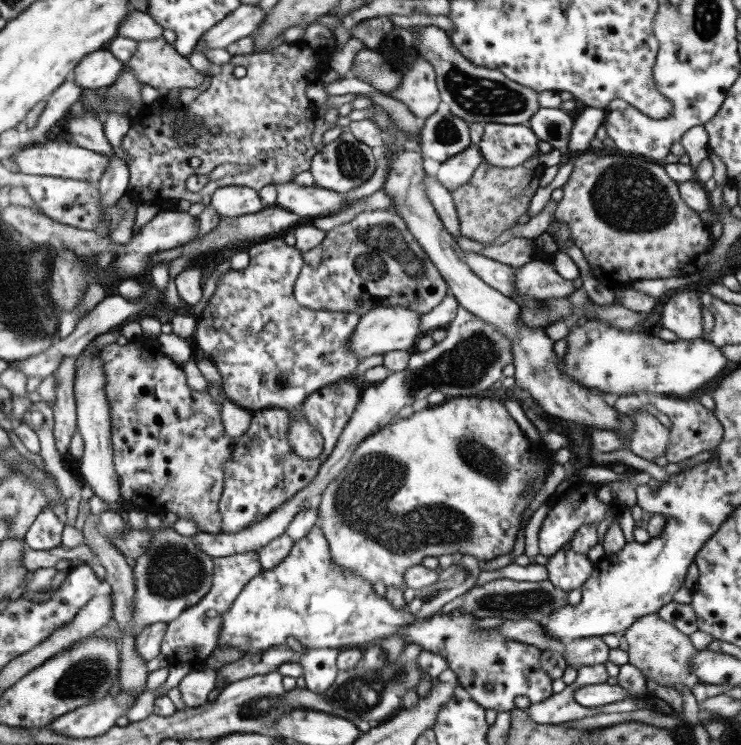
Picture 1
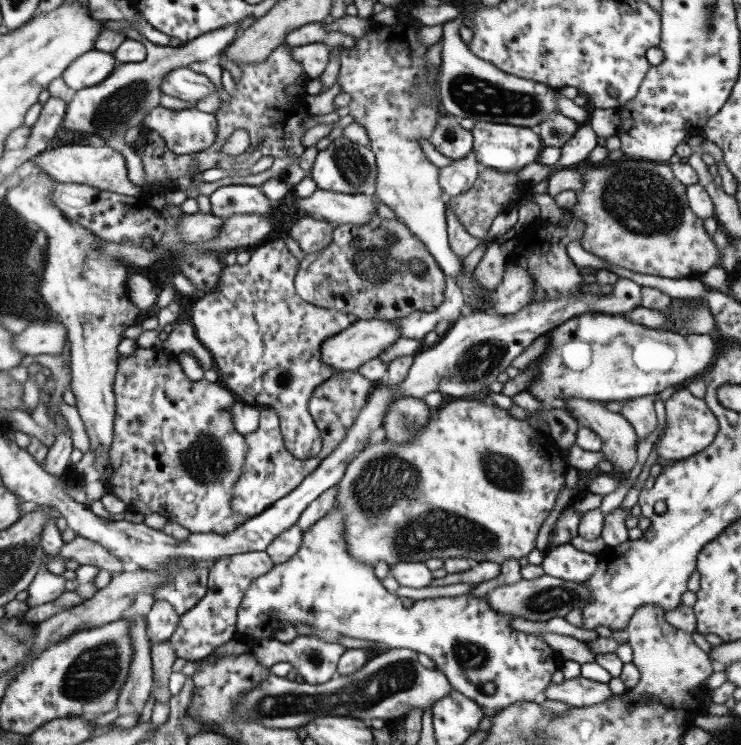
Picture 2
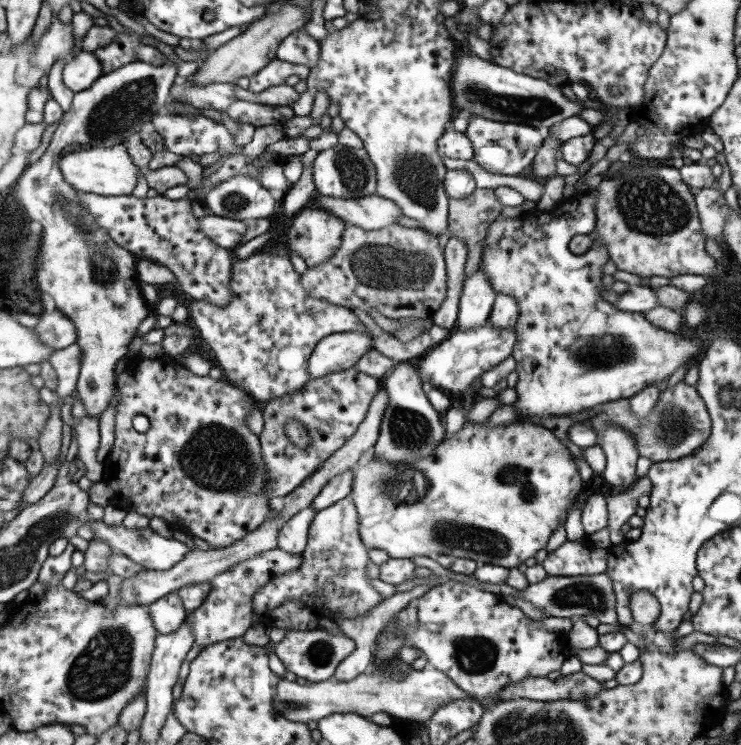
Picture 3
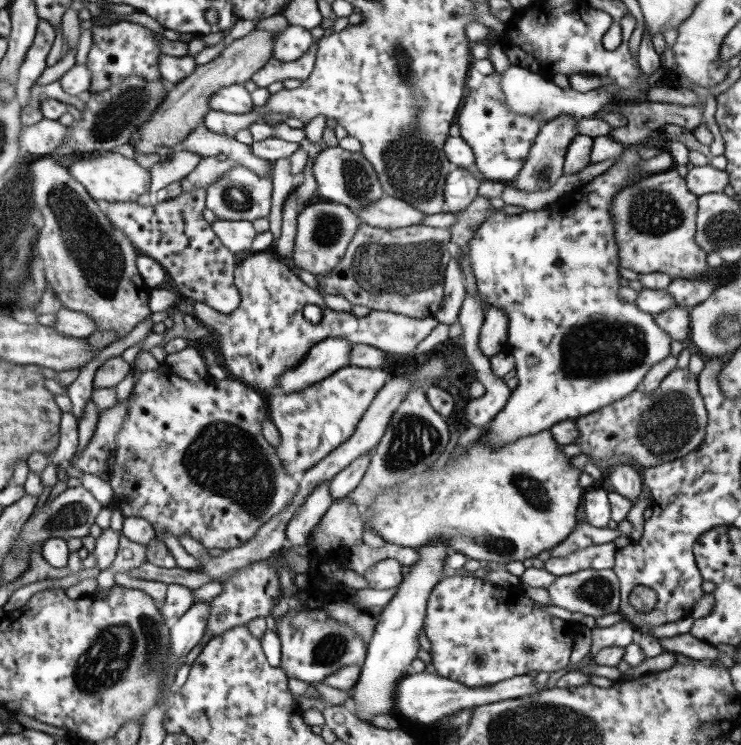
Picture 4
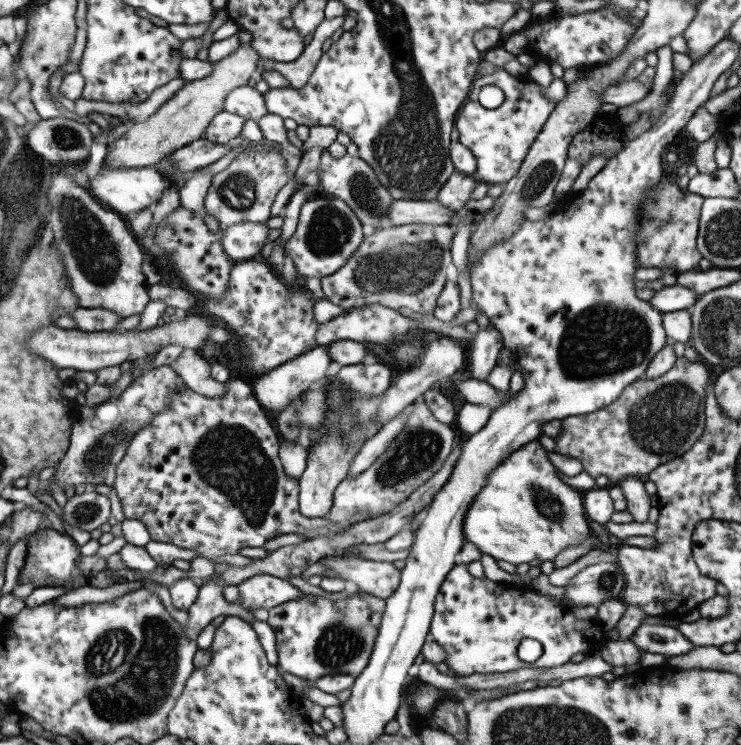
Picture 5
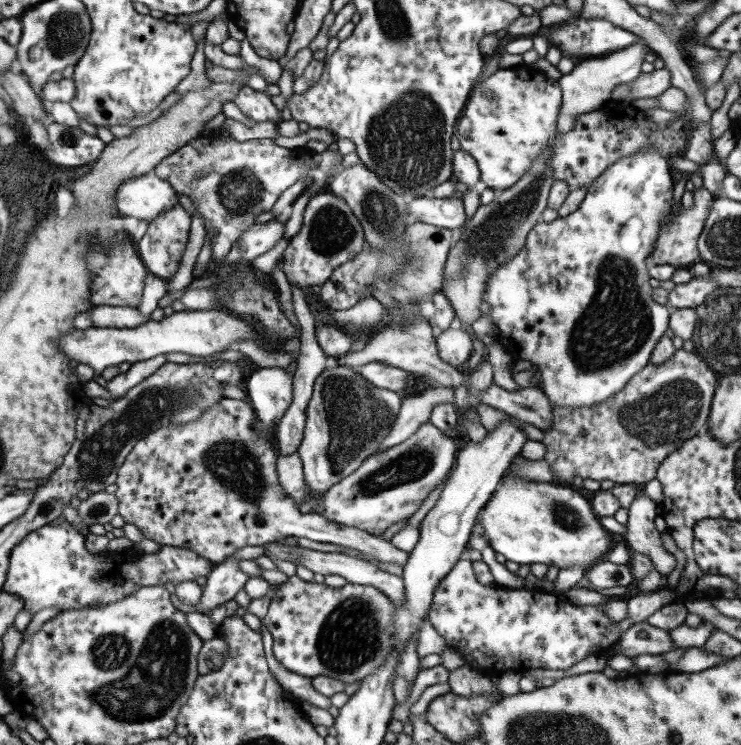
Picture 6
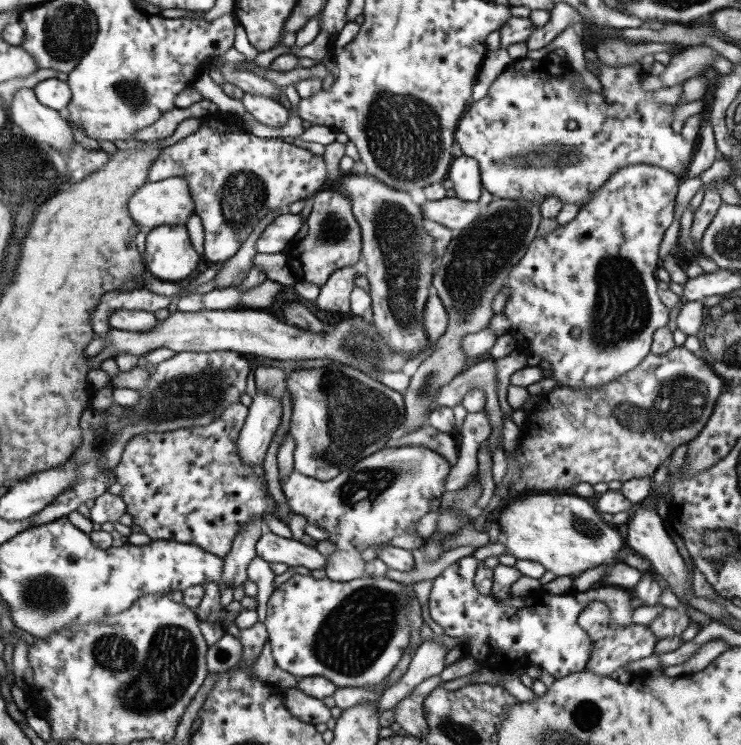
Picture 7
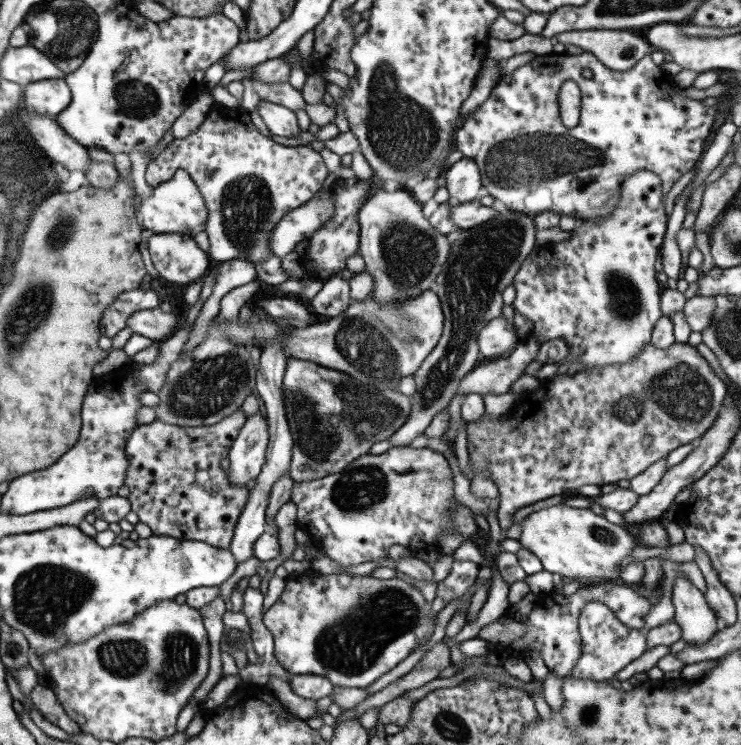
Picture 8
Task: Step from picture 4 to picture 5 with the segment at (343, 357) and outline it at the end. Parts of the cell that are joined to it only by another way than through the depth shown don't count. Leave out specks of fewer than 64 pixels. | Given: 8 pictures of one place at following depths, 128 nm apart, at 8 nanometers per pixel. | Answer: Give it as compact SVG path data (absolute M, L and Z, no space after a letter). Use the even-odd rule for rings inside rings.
M319 346L302 353L294 360L289 360L280 366L274 367L274 370L266 372L265 375L258 375L252 382L258 403L264 410L284 410L301 394L306 393L311 383L314 384L318 380L324 380L328 376L328 366L330 364L332 364L332 357L330 357L328 349L326 349L326 346Z

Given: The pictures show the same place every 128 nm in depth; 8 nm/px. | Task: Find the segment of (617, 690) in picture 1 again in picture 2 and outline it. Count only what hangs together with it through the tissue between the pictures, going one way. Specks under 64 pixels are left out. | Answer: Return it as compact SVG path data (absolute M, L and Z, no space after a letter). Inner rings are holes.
M582 676L566 680L560 684L550 683L544 688L544 695L548 700L561 700L569 706L588 707L600 704L612 695L608 683L594 682Z

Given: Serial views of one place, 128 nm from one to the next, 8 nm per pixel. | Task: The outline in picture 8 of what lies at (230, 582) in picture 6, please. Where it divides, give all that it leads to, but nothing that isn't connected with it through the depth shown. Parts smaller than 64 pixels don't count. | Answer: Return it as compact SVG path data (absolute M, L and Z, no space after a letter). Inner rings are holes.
M278 338L272 344L268 344L261 352L256 373L255 391L260 394L260 398L264 401L264 408L266 408L266 416L268 417L267 422L269 423L270 439L265 455L265 464L262 466L261 474L257 477L256 484L250 489L248 502L246 502L246 506L244 506L240 518L238 518L238 523L233 533L233 540L229 549L234 554L236 562L246 562L248 558L254 556L253 547L256 540L268 531L265 514L270 500L270 493L272 493L272 485L281 478L284 472L288 472L291 468L295 441L289 430L282 386L286 370L286 360L287 356L286 352L284 352L284 346L280 346Z

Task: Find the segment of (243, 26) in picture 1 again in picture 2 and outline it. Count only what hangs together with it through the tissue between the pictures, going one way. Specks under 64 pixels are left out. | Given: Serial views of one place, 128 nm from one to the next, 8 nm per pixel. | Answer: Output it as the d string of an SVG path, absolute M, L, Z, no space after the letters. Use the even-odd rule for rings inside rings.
M238 23L228 24L216 31L198 36L190 43L170 47L154 45L142 34L138 34L134 28L126 28L125 35L128 39L135 39L144 44L147 49L147 58L143 62L118 64L105 81L89 89L75 91L72 100L67 103L63 130L86 132L100 138L102 143L114 133L129 136L141 131L144 129L144 117L150 110L160 105L160 98L164 93L160 90L162 77L174 68L188 67L192 62L205 62L214 56L220 56L231 46L236 32L238 32Z

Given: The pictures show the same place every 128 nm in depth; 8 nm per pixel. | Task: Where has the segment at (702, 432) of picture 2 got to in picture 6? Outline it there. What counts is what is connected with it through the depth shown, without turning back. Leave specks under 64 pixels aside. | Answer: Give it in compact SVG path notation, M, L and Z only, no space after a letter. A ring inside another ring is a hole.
M678 349L662 364L646 364L621 392L607 402L592 407L553 409L552 429L544 431L542 441L546 447L544 460L557 475L557 483L565 486L571 485L578 475L584 480L612 480L616 485L624 483L643 487L654 480L658 468L670 454L707 428L717 386L716 373L706 361L694 352Z

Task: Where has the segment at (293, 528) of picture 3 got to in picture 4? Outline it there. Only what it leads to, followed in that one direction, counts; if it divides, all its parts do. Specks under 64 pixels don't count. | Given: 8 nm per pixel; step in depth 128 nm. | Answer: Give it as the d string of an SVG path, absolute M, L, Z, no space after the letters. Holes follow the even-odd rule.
M324 482L312 490L298 506L293 517L288 521L285 531L286 547L304 547L310 543L310 535L319 524L322 516L332 505L334 498L330 494L330 484Z

